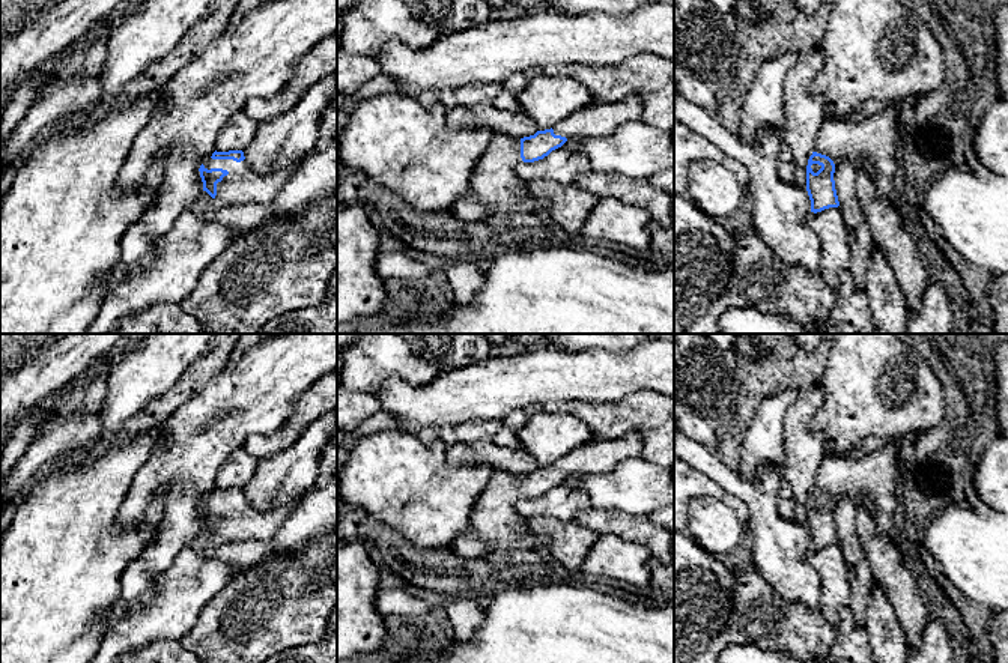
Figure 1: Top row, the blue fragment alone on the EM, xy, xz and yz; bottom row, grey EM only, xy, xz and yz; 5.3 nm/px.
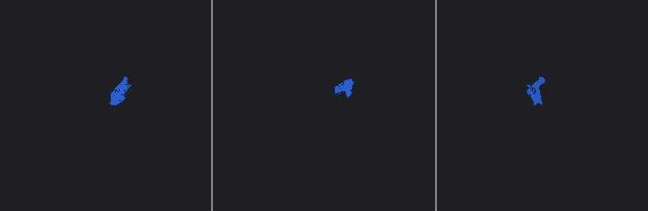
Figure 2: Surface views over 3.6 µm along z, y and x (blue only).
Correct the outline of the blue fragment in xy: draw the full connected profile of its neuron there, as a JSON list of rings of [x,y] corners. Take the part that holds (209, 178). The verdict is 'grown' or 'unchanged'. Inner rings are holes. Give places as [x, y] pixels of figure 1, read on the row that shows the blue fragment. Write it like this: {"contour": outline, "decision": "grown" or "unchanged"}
{"contour": [[[203,164],[200,165],[199,171],[203,182],[203,191],[206,191],[212,198],[215,198],[217,183],[221,182],[223,177],[229,174],[229,171],[223,168],[208,170]]], "decision": "unchanged"}

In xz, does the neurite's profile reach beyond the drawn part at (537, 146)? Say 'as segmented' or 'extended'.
extended

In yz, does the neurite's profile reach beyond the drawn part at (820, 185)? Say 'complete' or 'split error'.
split error

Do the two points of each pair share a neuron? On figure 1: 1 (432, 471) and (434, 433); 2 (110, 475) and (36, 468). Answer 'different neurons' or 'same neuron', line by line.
1: different neurons
2: different neurons

